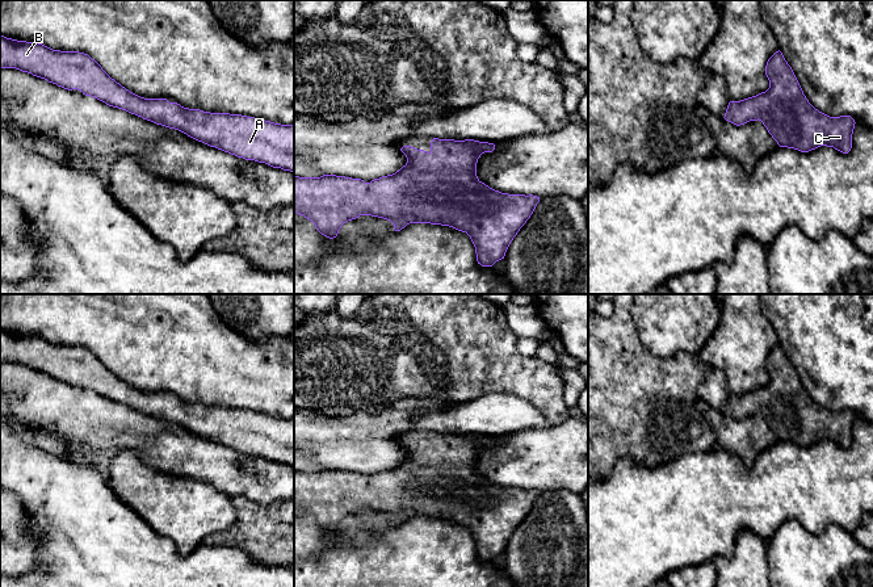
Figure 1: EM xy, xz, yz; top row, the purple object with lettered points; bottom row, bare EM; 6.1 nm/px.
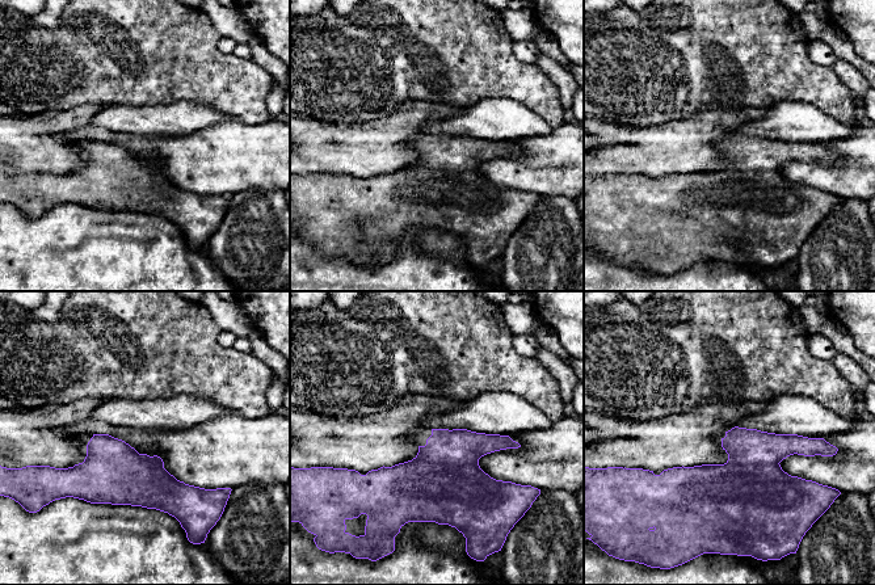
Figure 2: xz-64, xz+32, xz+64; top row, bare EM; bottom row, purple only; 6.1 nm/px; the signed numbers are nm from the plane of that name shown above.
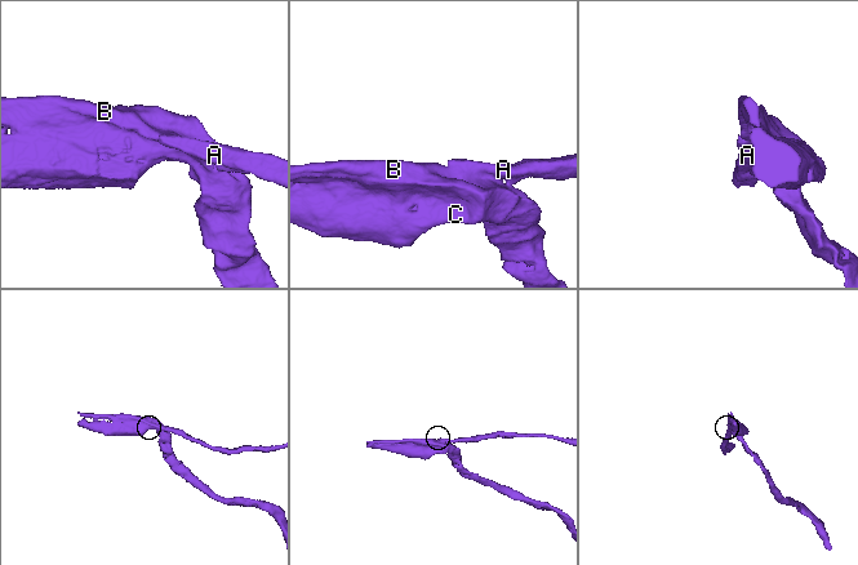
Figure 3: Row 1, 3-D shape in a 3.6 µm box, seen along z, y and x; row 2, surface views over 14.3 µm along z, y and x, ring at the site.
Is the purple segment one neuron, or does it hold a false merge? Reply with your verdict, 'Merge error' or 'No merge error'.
No merge error

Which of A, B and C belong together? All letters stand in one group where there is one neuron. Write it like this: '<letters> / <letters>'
A B C

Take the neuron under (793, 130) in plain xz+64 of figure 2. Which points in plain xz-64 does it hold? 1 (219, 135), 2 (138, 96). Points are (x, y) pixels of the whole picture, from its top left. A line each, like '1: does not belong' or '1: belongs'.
1: does not belong
2: does not belong

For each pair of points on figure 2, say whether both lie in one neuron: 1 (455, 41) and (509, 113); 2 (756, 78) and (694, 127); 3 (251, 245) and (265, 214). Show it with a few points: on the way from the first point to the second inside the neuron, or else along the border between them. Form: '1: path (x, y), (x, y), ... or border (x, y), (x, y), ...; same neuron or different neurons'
1: border (467, 105), (487, 97), (510, 97), (526, 108); different neurons
2: border (751, 108), (709, 105), (689, 116); different neurons
3: path (259, 238), (260, 222); same neuron

